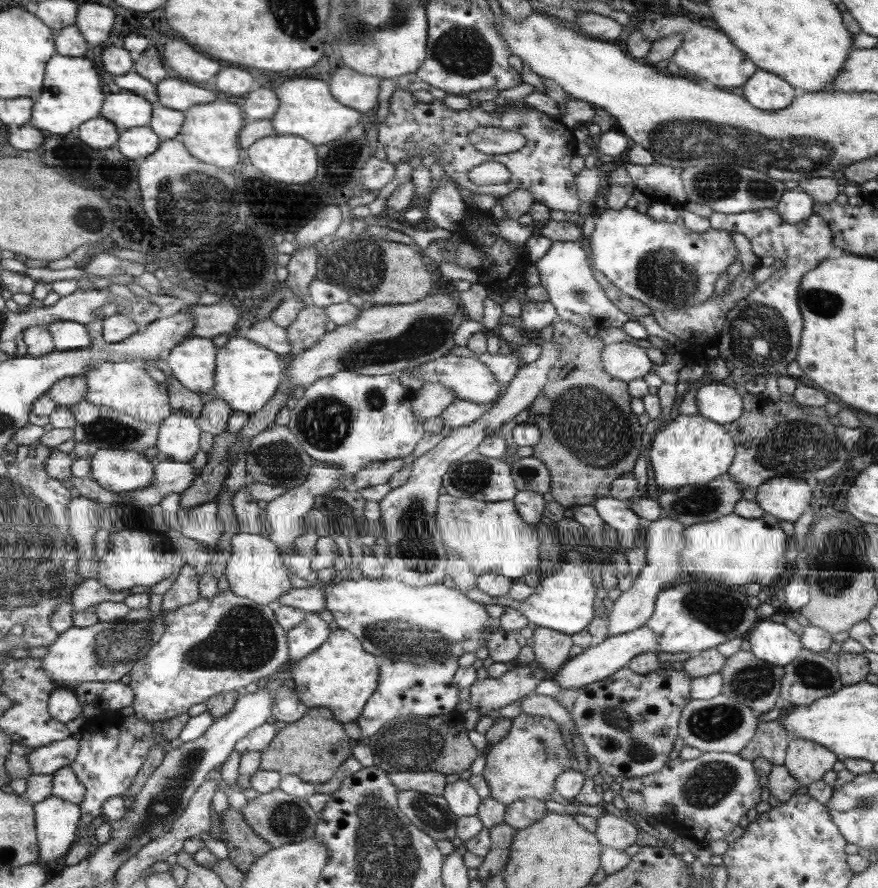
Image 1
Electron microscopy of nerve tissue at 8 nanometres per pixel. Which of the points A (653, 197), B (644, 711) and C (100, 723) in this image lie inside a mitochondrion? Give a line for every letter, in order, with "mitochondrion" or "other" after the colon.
A: other
B: other
C: other

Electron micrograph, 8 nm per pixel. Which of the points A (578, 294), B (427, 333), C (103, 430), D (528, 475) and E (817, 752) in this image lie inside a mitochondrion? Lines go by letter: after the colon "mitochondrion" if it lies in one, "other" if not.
A: mitochondrion
B: mitochondrion
C: mitochondrion
D: mitochondrion
E: other

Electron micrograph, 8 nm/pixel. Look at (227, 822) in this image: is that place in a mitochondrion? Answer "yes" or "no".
no

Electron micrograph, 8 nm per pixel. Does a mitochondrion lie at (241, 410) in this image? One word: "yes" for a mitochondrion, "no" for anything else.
no

